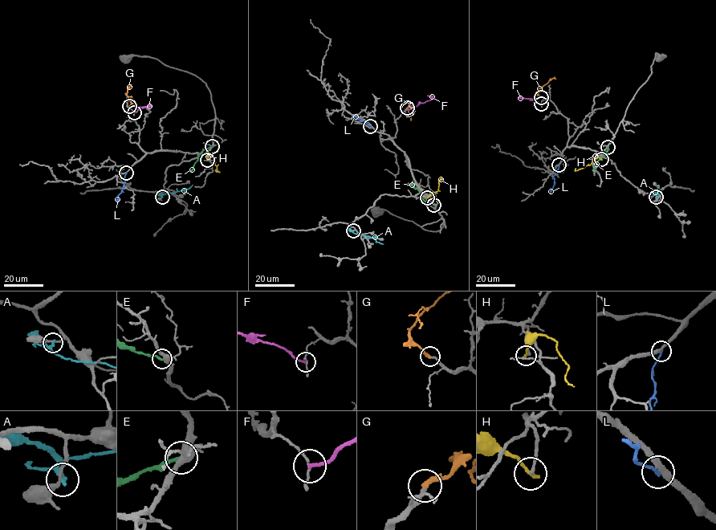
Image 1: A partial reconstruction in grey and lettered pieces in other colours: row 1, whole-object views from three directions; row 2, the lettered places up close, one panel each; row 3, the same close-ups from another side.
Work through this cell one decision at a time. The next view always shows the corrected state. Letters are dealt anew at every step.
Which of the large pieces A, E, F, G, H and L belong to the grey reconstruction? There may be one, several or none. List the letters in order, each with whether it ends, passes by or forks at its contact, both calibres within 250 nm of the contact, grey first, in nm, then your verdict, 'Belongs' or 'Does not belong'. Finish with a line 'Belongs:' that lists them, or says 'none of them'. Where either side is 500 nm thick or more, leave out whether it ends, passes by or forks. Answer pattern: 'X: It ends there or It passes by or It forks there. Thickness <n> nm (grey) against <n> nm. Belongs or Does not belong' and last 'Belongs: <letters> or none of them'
A: It passes by. Thickness 220 nm (grey) against 200 nm. Does not belong
E: It ends there. Thickness 400 nm (grey) against 200 nm. Does not belong
F: It ends there. Thickness 110 nm (grey) against 220 nm. Does not belong
G: It ends there. Thickness 200 nm (grey) against 340 nm. Belongs
H: It ends there. Thickness 200 nm (grey) against 240 nm. Does not belong
L: It ends there. Thickness 320 nm (grey) against 190 nm. Does not belong
Belongs: G

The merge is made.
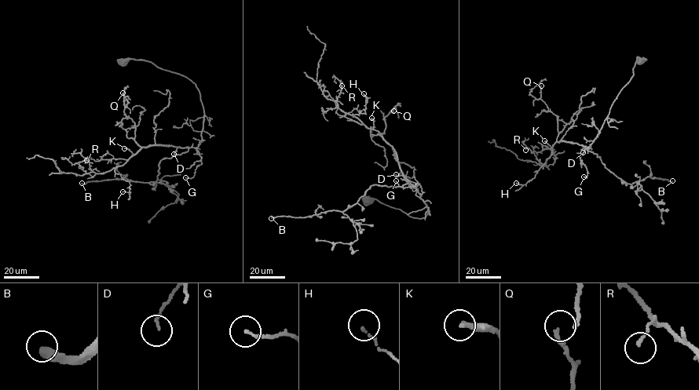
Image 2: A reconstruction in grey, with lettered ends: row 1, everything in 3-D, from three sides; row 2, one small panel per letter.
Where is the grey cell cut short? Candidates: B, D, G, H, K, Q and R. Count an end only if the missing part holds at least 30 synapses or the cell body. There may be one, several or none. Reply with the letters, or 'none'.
B

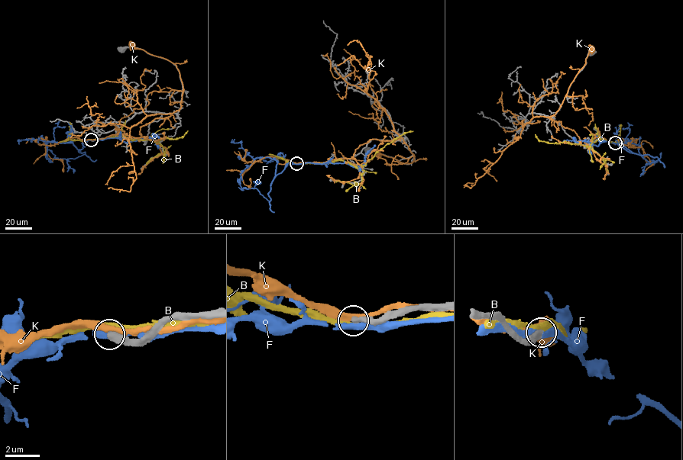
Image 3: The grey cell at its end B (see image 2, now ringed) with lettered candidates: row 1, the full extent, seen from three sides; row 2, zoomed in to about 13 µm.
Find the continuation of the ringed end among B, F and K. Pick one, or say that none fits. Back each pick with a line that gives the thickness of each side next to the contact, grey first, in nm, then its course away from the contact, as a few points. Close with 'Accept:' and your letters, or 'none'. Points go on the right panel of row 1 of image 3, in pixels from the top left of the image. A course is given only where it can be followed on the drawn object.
Accept: none

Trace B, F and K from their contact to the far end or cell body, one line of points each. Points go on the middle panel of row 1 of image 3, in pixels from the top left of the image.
B: (297, 164), (328, 163), (343, 160), (360, 168), (387, 144), (413, 131)
F: (297, 164), (288, 163), (283, 172), (276, 175), (276, 160), (267, 157), (256, 158), (241, 174), (241, 184)
K: (297, 163), (351, 158), (358, 146), (372, 139), (401, 137), (415, 156), (406, 163), (378, 156)

